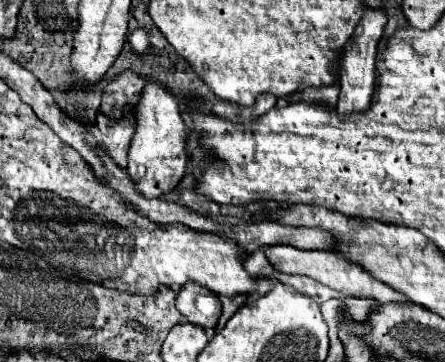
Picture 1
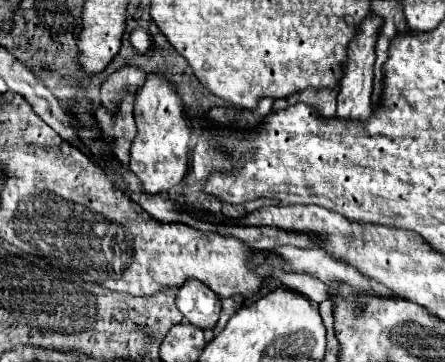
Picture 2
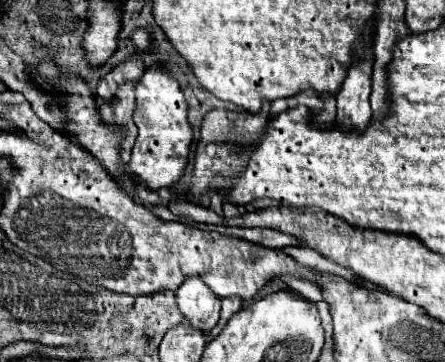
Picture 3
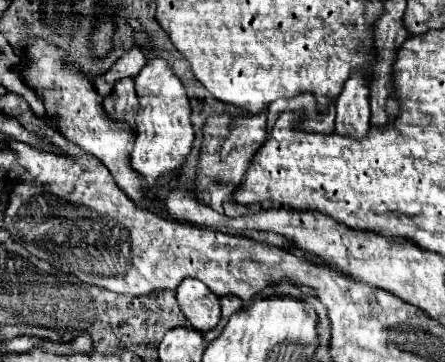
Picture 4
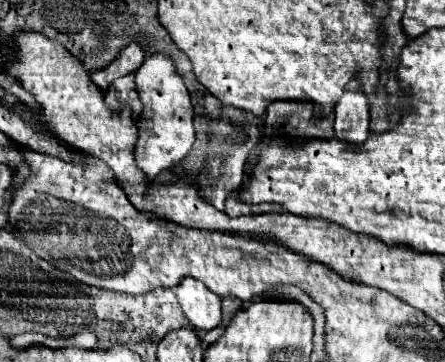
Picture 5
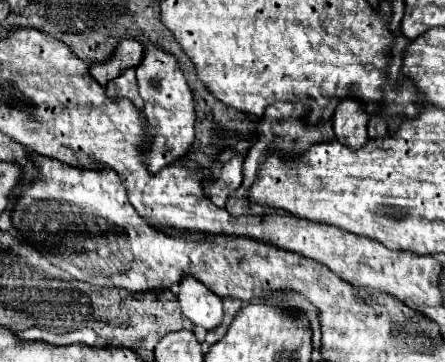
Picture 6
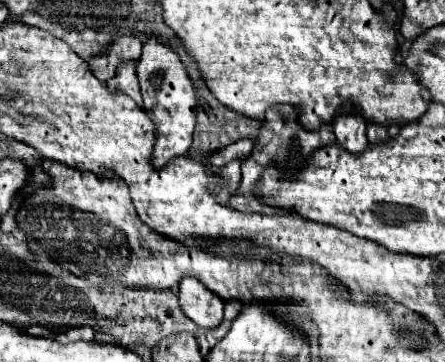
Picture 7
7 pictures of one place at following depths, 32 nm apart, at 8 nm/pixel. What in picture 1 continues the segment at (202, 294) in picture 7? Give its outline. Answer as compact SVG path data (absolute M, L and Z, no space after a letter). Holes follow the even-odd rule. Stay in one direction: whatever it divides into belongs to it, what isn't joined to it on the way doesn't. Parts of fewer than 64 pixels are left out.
M192 282L178 292L176 308L180 310L182 316L186 316L188 322L202 328L216 328L222 312L222 304L218 296Z

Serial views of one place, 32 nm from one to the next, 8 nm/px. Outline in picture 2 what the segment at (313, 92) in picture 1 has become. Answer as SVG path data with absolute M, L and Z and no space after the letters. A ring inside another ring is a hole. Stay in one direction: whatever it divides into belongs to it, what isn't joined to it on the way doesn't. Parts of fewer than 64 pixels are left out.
M306 88L290 98L286 98L286 102L304 102L304 104L312 104L314 108L318 108L324 116L332 118L336 114L336 94L338 88L332 90L314 90L314 88Z

